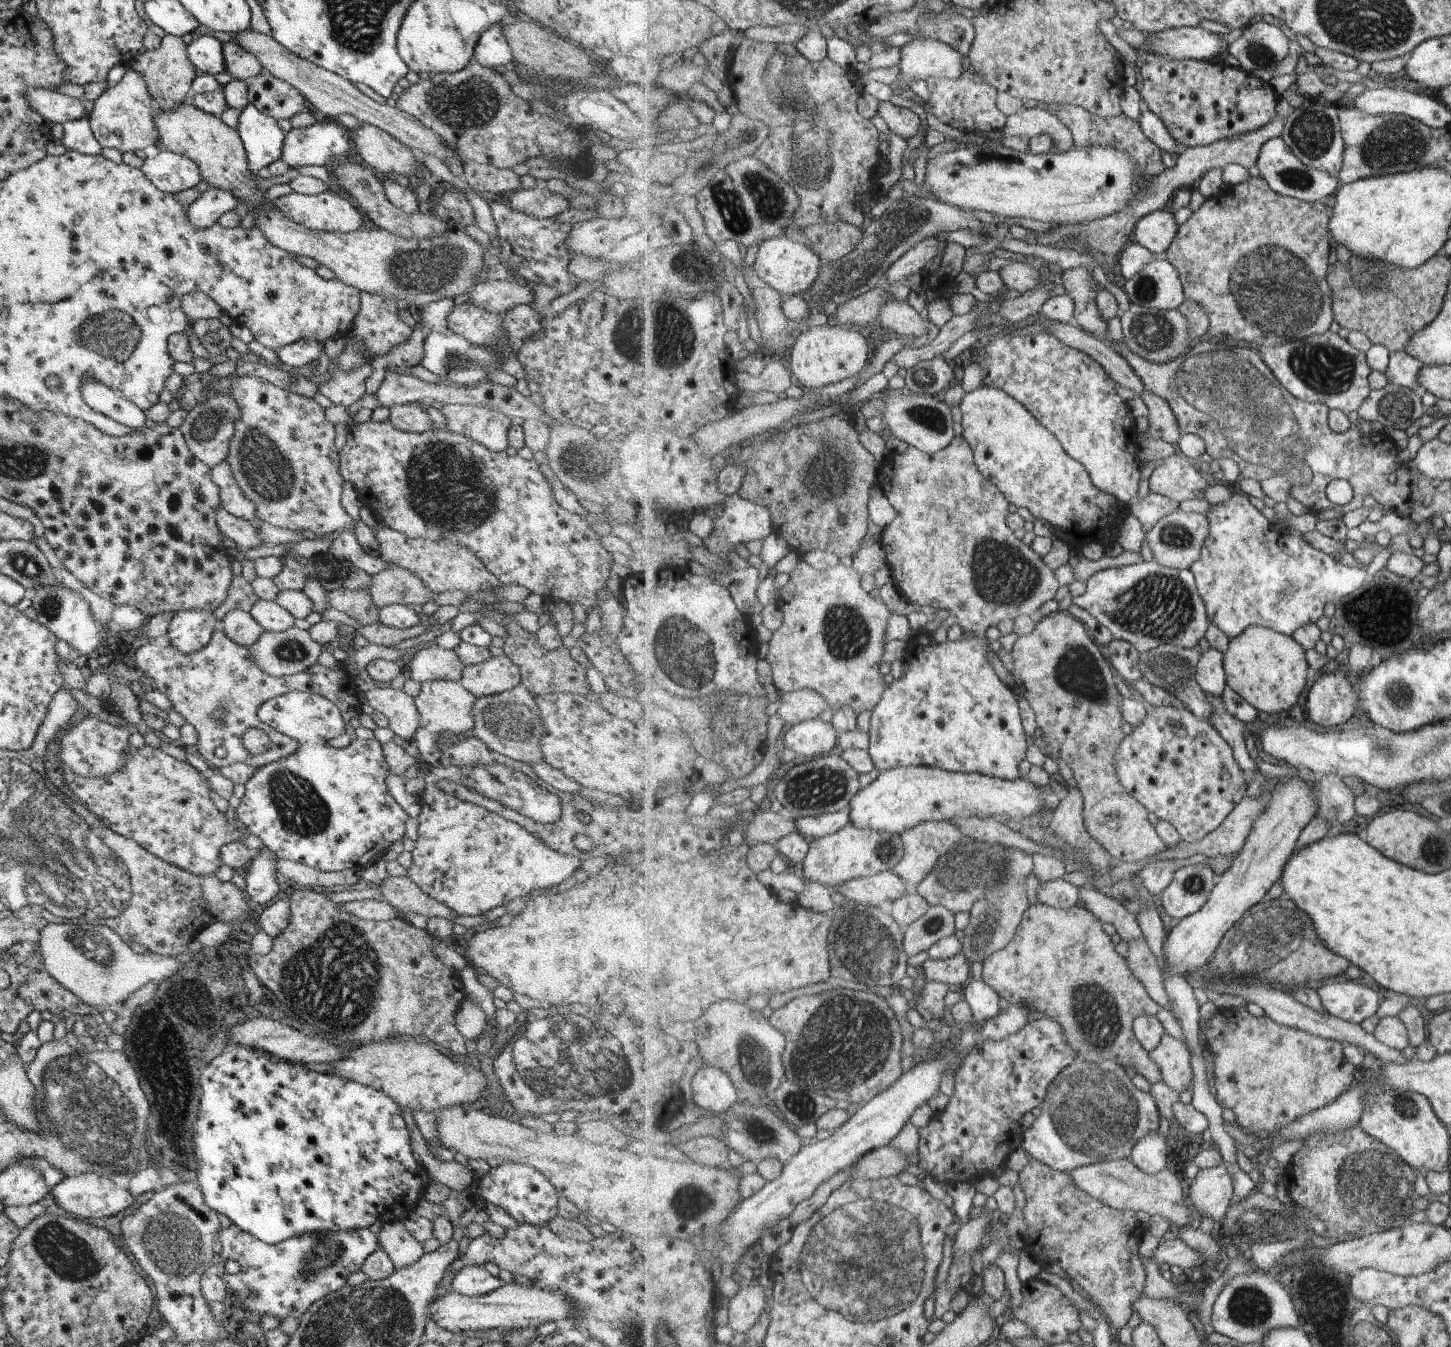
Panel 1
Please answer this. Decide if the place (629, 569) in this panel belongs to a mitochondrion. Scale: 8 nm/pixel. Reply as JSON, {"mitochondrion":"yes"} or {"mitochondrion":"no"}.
{"mitochondrion":"no"}

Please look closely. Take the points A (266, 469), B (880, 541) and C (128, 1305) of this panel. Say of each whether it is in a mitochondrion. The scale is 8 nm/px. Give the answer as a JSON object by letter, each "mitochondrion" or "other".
{"A":"mitochondrion","B":"other","C":"other"}

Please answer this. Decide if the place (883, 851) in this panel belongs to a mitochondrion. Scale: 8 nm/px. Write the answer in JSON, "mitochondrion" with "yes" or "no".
{"mitochondrion":"yes"}

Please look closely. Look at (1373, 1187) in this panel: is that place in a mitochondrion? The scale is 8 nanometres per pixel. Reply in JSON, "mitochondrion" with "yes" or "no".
{"mitochondrion":"yes"}

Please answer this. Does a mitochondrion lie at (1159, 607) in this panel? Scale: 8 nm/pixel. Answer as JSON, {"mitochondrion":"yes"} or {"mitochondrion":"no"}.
{"mitochondrion":"yes"}

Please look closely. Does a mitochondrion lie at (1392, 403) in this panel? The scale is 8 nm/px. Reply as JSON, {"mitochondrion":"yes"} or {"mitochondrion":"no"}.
{"mitochondrion":"yes"}

